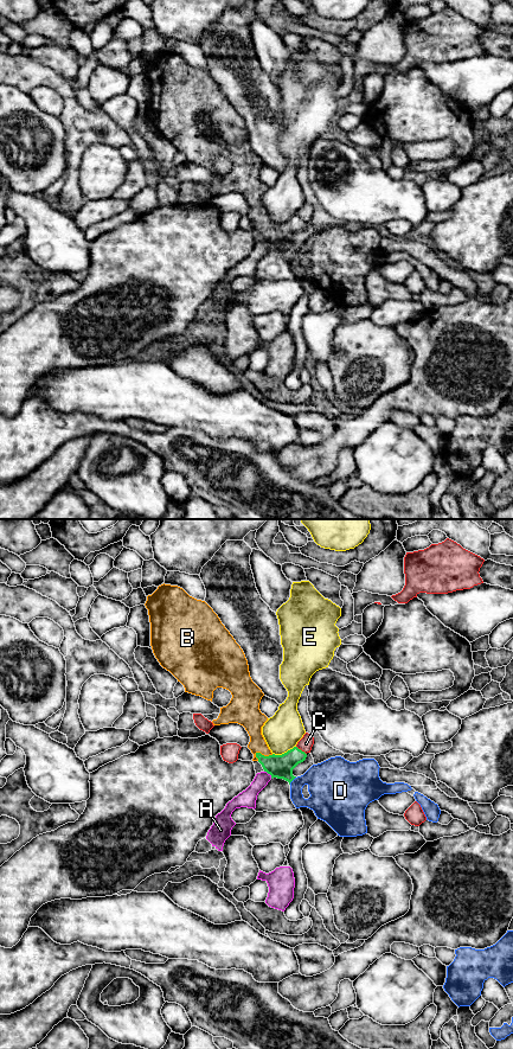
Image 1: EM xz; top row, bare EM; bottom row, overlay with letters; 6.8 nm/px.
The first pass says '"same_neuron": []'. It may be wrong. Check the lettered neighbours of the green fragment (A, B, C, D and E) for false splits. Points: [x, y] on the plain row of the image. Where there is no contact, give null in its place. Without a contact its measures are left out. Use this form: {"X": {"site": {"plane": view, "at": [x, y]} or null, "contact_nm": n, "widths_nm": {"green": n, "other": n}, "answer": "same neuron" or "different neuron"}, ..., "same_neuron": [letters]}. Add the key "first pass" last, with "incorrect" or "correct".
{"A": {"site": {"plane": "xz", "at": [269, 242]}, "contact_nm": 80, "widths_nm": {"green": 160, "other": 120}, "answer": "different neuron"}, "B": {"site": {"plane": "xz", "at": [263, 224]}, "contact_nm": 130, "widths_nm": {"green": 160, "other": 150}, "answer": "same neuron"}, "C": {"site": {"plane": "xz", "at": [300, 218]}, "contact_nm": 90, "widths_nm": {"green": 160, "other": 90}, "answer": "different neuron"}, "D": {"site": {"plane": "xz", "at": [293, 248]}, "contact_nm": 70, "widths_nm": {"green": 160, "other": 300}, "answer": "different neuron"}, "E": {"site": {"plane": "xz", "at": [284, 222]}, "contact_nm": 170, "widths_nm": {"green": 160, "other": 260}, "answer": "different neuron"}, "same_neuron": ["B"], "first pass": "incorrect"}

